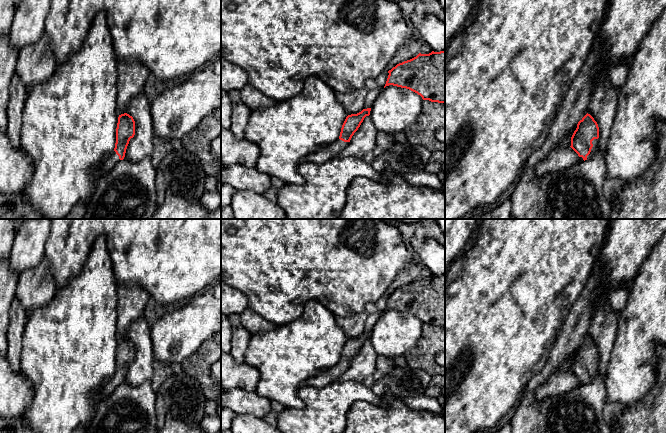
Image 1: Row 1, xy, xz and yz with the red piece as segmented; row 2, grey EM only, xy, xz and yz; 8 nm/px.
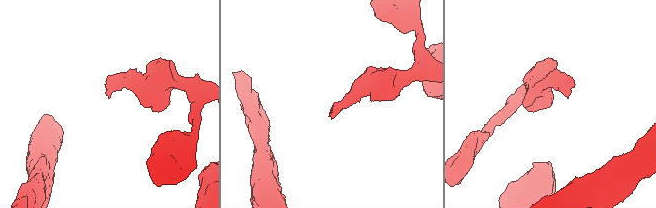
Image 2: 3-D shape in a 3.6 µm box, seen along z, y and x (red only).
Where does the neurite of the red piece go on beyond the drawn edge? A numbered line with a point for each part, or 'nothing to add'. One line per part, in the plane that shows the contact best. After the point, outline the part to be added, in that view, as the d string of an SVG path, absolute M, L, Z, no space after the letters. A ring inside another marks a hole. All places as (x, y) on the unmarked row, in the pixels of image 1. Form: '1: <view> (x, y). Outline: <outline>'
1: yz (595, 373). Outline: M594 363L592 365L593 371L591 373L590 378L587 380L587 383L591 382L594 378L601 376L599 373L599 366L598 363Z

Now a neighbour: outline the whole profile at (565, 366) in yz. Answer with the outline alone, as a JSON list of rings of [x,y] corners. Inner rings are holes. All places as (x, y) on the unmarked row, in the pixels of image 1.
[[[577,350],[573,351],[558,367],[557,371],[567,372],[571,370],[571,361],[576,354]]]

